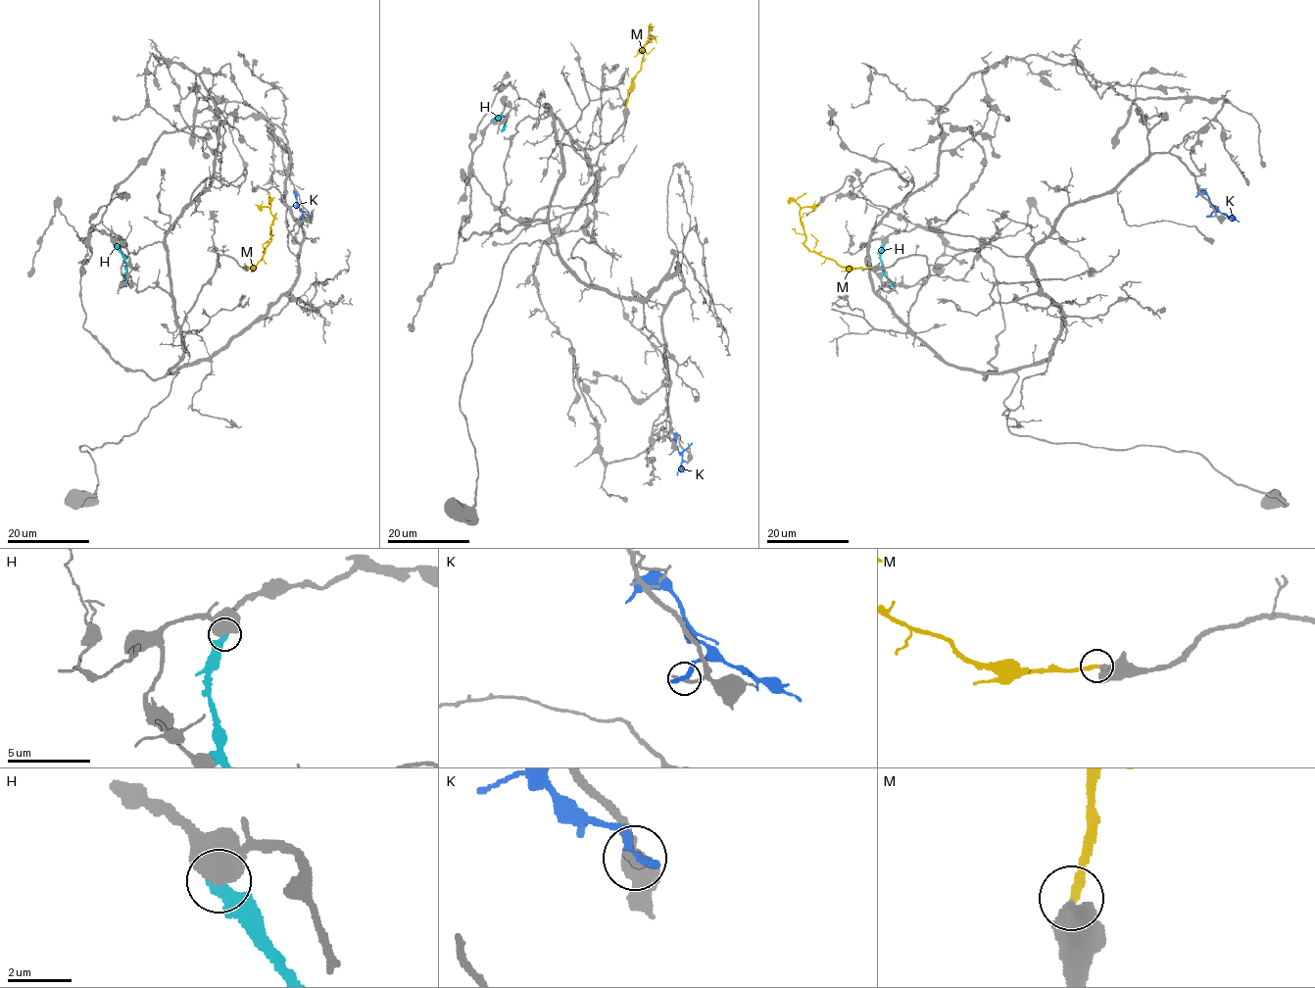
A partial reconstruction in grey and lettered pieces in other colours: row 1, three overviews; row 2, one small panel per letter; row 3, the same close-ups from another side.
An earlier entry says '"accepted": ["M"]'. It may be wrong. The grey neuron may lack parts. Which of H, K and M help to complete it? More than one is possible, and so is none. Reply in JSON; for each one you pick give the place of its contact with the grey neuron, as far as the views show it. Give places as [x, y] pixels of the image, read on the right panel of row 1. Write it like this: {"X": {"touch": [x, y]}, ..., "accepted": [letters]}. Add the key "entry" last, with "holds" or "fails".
{"M": {"touch": [871, 267]}, "accepted": ["M"], "entry": "holds"}

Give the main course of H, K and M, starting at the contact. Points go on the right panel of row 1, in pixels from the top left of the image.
H: (885, 243), (880, 257), (883, 273), (894, 288)
K: (1210, 216), (1215, 208), (1210, 198), (1204, 193), (1195, 197)
M: (871, 267), (843, 267), (833, 260), (812, 252), (804, 244), (800, 210), (820, 205)

